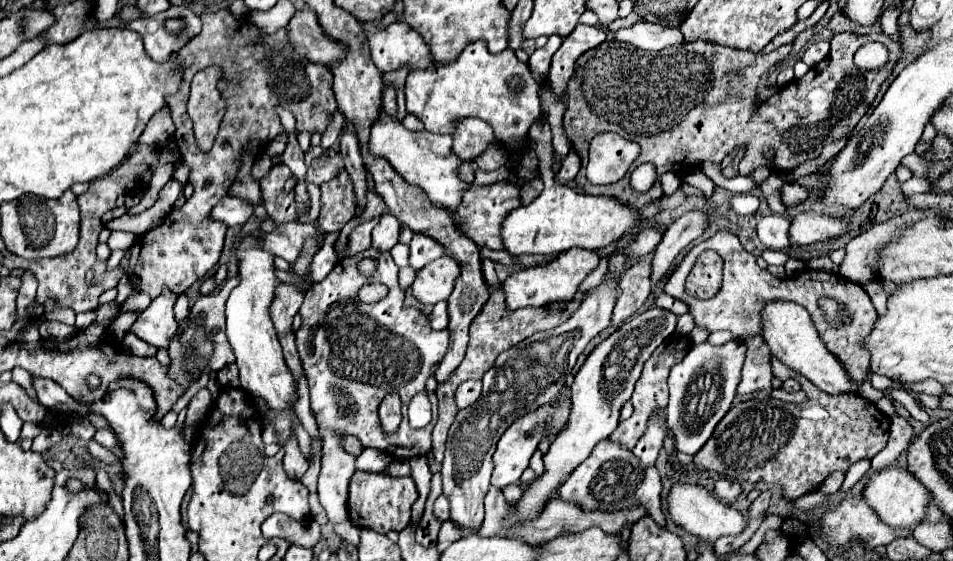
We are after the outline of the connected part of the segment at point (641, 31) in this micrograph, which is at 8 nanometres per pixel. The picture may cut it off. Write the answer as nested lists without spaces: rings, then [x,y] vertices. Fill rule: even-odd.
[[[635,22],[629,28],[621,28],[615,32],[615,40],[629,42],[641,50],[661,50],[669,44],[681,44],[683,34],[675,28],[649,24],[649,22]]]

